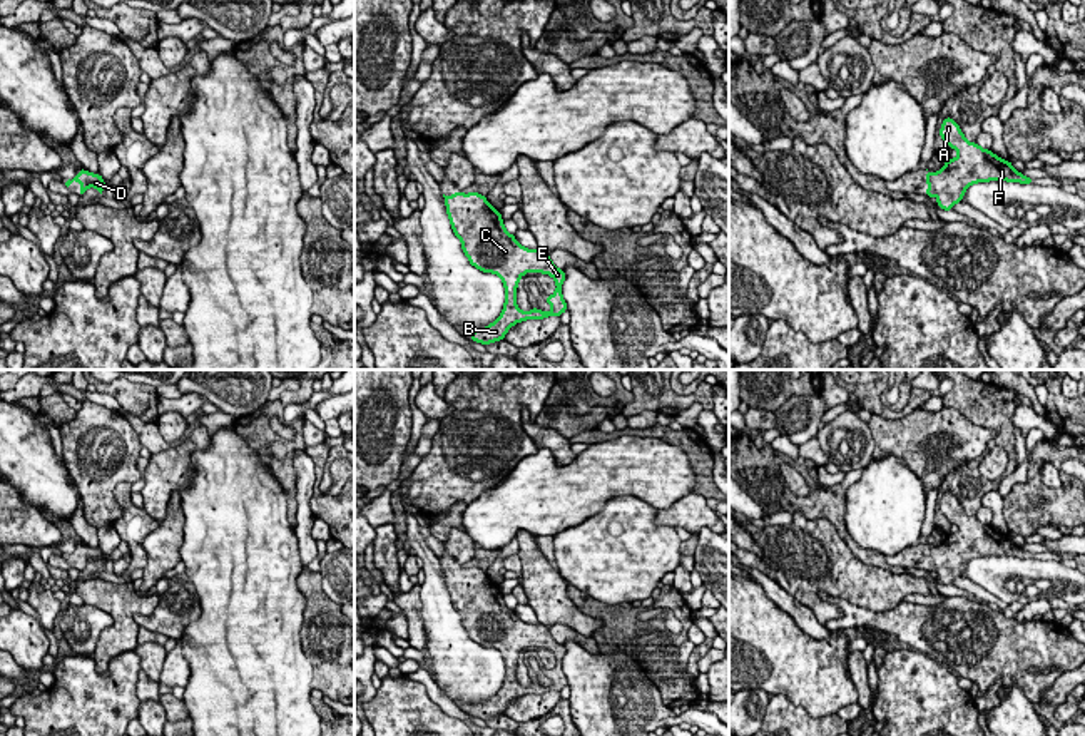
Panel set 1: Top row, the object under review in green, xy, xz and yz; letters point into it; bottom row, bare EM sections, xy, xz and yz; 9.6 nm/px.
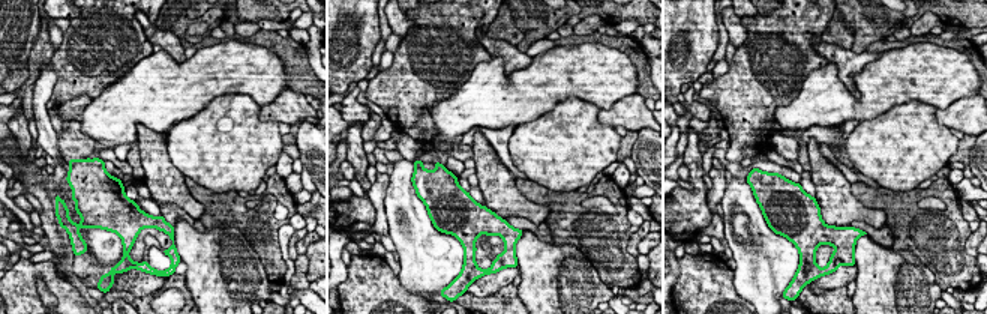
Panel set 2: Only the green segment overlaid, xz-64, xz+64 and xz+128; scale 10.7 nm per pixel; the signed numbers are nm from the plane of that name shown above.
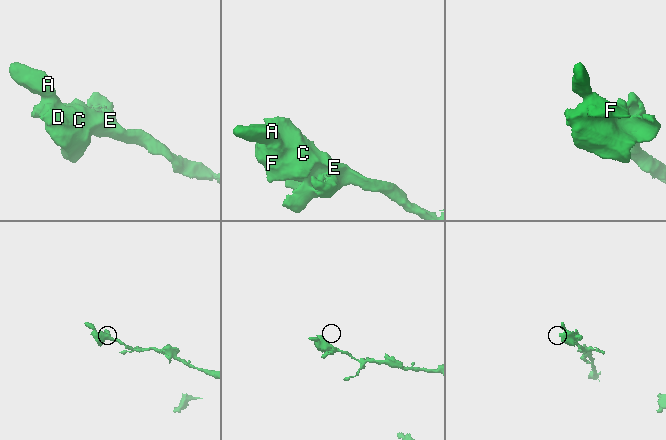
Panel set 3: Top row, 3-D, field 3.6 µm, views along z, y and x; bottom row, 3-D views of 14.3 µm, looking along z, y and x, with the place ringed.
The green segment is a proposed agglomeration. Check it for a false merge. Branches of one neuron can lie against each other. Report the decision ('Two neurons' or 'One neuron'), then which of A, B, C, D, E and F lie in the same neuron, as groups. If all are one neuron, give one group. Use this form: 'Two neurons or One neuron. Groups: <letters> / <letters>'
One neuron. Groups: A B C D E F

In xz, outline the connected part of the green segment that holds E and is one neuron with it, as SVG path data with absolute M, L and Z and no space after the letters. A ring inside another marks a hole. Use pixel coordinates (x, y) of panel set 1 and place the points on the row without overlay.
M455 567L445 570L446 589L455 611L470 639L483 647L497 649L505 661L505 679L500 691L485 703L475 704L471 716L490 719L505 714L507 706L525 694L543 694L560 691L567 686L562 669L565 656L563 644L558 644L547 626L523 622L513 609L505 604L500 585L485 570L475 567ZM527 647L543 647L555 654L557 664L545 671L552 681L548 687L532 682L528 687L517 681L518 656Z

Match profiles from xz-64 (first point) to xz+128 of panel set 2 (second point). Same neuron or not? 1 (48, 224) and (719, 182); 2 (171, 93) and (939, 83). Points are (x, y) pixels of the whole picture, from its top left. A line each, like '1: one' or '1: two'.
1: one
2: one

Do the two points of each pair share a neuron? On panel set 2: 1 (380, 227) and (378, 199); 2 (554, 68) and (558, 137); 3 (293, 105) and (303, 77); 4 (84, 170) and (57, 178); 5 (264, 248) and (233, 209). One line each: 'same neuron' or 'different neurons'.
1: same neuron
2: different neurons
3: different neurons
4: different neurons
5: same neuron

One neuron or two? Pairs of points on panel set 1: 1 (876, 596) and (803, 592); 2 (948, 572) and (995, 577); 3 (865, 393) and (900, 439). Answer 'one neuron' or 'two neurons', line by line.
1: one neuron
2: two neurons
3: two neurons

